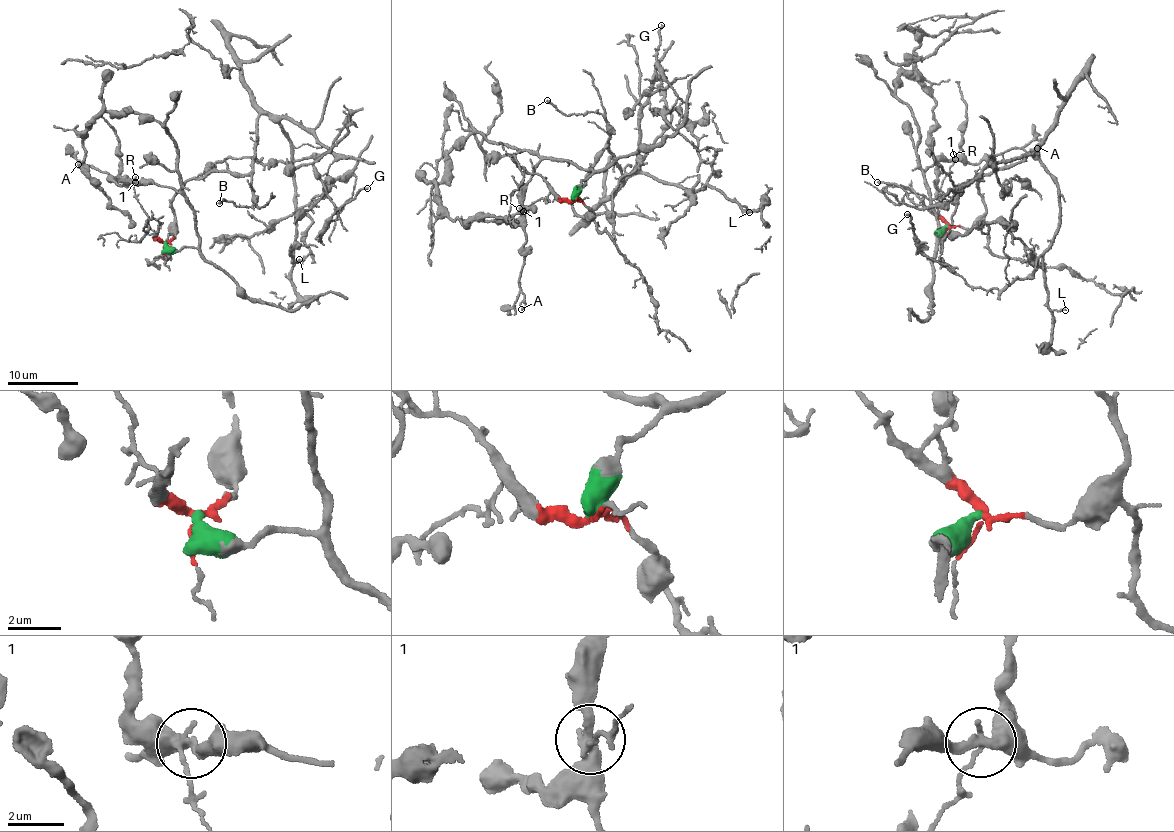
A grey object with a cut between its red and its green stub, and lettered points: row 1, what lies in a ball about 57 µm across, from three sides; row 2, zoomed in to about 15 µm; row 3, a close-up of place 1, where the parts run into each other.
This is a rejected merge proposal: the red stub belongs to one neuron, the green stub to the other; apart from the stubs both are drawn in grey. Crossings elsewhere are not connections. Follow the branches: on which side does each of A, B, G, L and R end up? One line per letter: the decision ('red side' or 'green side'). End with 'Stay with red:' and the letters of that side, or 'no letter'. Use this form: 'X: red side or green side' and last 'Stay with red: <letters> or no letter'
A: green side
B: red side
G: red side
L: red side
R: red side
Stay with red: B, G, L, R

